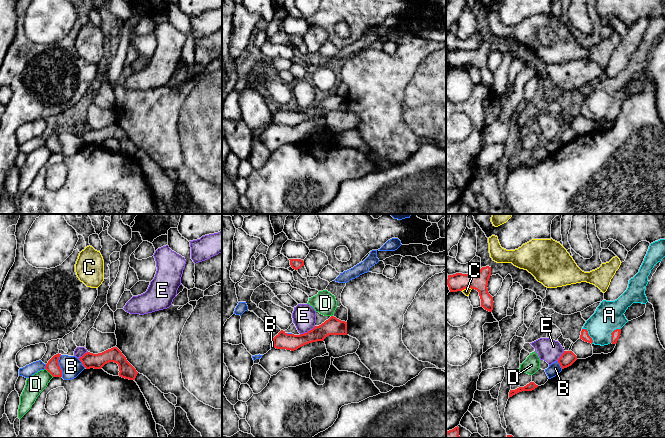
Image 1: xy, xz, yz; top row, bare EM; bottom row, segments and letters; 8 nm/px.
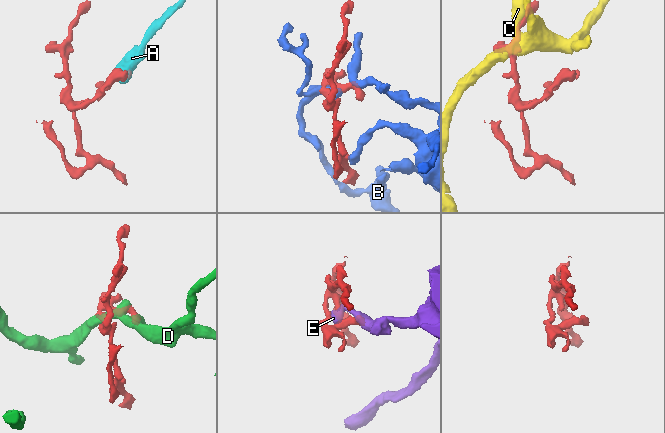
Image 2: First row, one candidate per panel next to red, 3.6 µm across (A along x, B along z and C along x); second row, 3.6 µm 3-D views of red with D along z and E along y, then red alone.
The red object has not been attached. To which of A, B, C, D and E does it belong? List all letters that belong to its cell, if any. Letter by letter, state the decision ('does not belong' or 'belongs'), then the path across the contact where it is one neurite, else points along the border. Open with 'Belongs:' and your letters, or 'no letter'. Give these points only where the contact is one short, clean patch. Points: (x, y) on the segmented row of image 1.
Belongs: A
A: belongs | across yz (584, 336), (588, 335), (609, 315)
B: does not belong
C: does not belong
D: does not belong
E: does not belong | along xz (315, 326), (300, 334)

